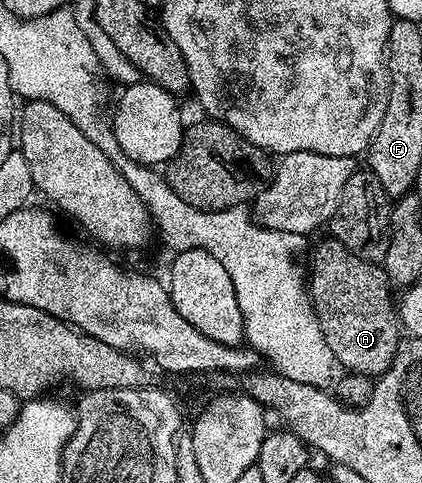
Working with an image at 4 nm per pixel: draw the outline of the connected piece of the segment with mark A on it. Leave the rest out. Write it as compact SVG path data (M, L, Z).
M326 238L326 241L317 246L312 256L312 274L308 276L306 289L318 316L322 336L326 336L330 352L345 371L373 376L388 371L402 341L402 327L397 307L394 305L394 294L392 298L391 286L379 263L362 260L336 239Z

